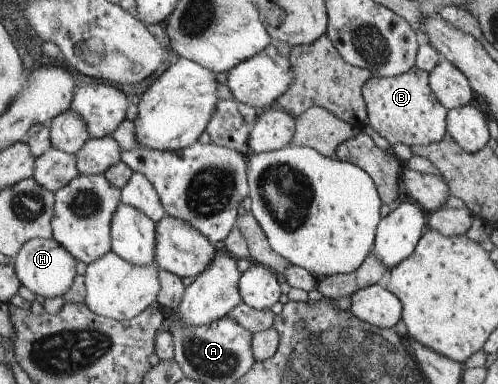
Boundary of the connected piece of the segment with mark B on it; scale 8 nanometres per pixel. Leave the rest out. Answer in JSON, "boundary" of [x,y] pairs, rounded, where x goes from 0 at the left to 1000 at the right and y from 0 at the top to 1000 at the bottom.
{"boundary":[[[835,169],[813,190],[789,201],[747,195],[727,227],[735,268],[739,320],[773,357],[781,380],[809,375],[821,383],[837,375],[867,375],[886,367],[898,349],[898,286],[882,268],[861,221],[863,188]]]}

